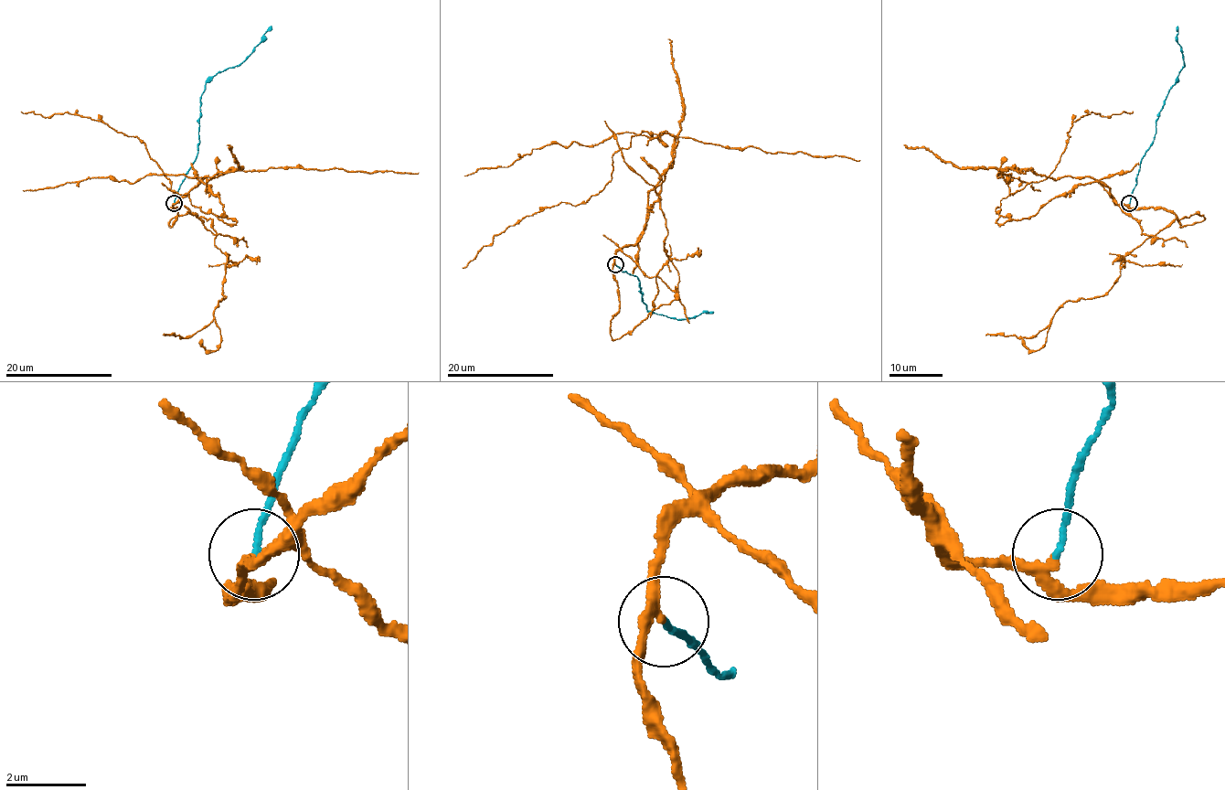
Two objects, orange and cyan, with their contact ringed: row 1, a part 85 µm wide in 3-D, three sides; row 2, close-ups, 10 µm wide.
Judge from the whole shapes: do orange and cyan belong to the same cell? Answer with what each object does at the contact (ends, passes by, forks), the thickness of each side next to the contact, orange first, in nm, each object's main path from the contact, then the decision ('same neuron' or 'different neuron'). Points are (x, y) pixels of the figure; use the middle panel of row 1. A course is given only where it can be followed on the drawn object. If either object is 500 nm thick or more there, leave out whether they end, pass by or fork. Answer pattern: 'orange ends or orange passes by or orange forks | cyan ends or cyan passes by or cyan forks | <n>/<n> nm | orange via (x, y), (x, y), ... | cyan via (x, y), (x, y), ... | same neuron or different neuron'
orange passes by | cyan ends | 200/120 nm | orange via (615, 264), (675, 154), (665, 131), (633, 135), (598, 194), (526, 215), (462, 267) | cyan via (615, 264), (622, 271), (637, 278), (645, 308), (679, 319), (714, 313) | different neuron

